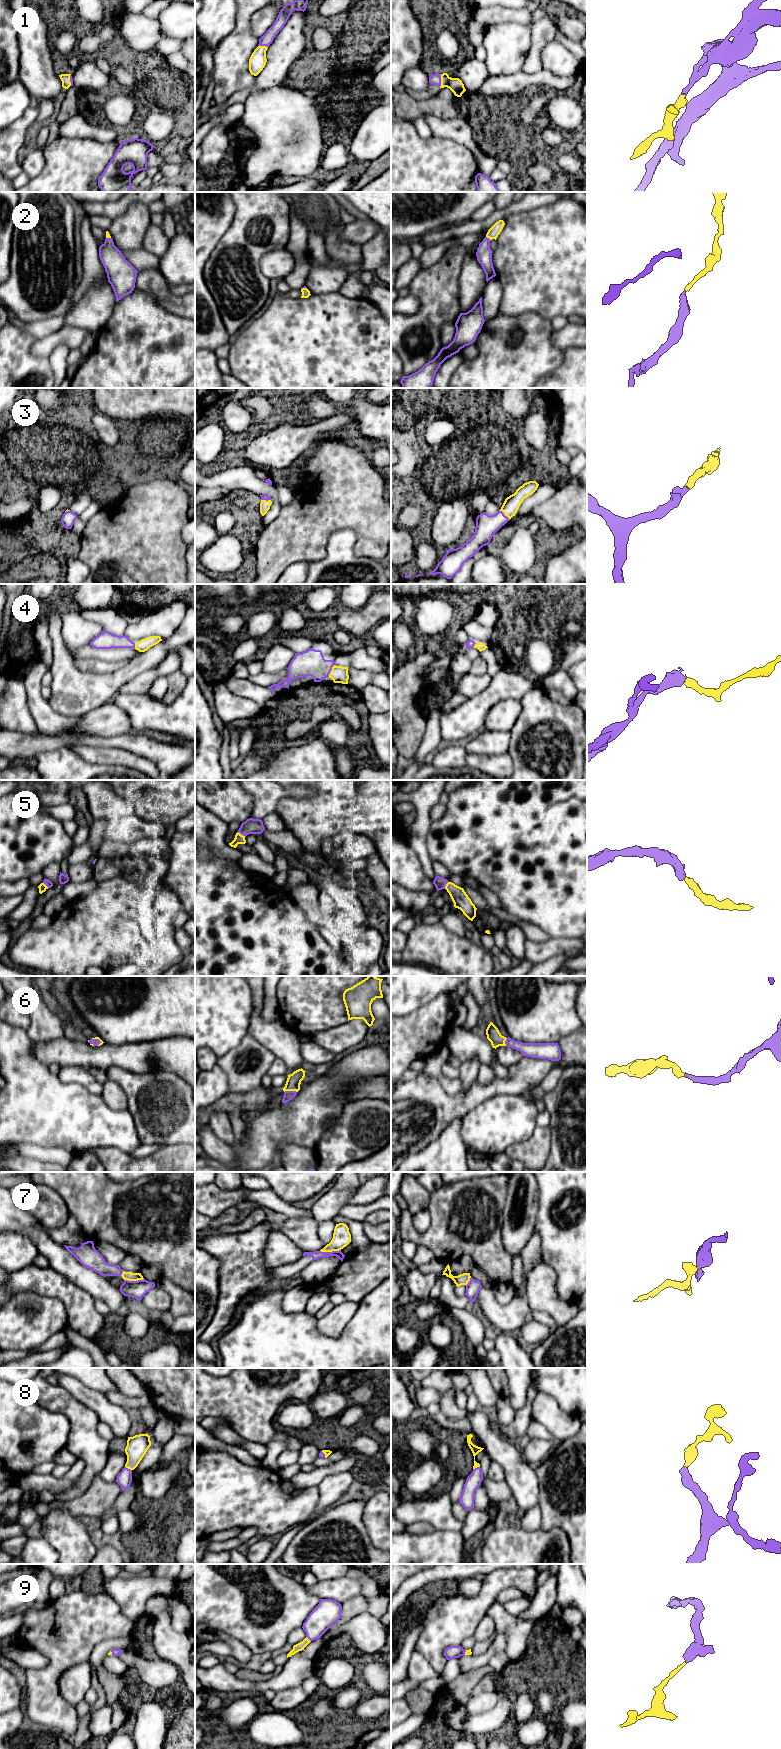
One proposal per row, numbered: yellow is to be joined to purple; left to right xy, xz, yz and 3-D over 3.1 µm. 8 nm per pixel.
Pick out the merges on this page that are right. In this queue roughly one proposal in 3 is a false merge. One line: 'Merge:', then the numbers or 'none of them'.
Merge: 1, 2, 3, 4, 5, 6, 7, 8, 9

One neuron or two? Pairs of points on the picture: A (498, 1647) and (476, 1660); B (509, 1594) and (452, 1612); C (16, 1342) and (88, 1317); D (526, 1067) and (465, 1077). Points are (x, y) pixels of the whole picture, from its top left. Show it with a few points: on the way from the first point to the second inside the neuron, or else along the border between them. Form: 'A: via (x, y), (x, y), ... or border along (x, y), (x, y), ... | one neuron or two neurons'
A: via (493, 1650), (481, 1660) | one neuron
B: border along (511, 1586), (503, 1589), (496, 1599) | two neurons
C: border along (60, 1300), (66, 1312), (67, 1323) | two neurons
D: border along (475, 1080), (466, 1092), (461, 1091) | two neurons

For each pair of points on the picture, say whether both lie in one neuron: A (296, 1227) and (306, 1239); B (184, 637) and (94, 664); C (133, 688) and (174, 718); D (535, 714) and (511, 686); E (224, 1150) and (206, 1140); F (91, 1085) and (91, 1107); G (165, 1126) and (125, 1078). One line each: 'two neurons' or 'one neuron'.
A: one neuron
B: two neurons
C: two neurons
D: two neurons
E: one neuron
F: two neurons
G: one neuron

